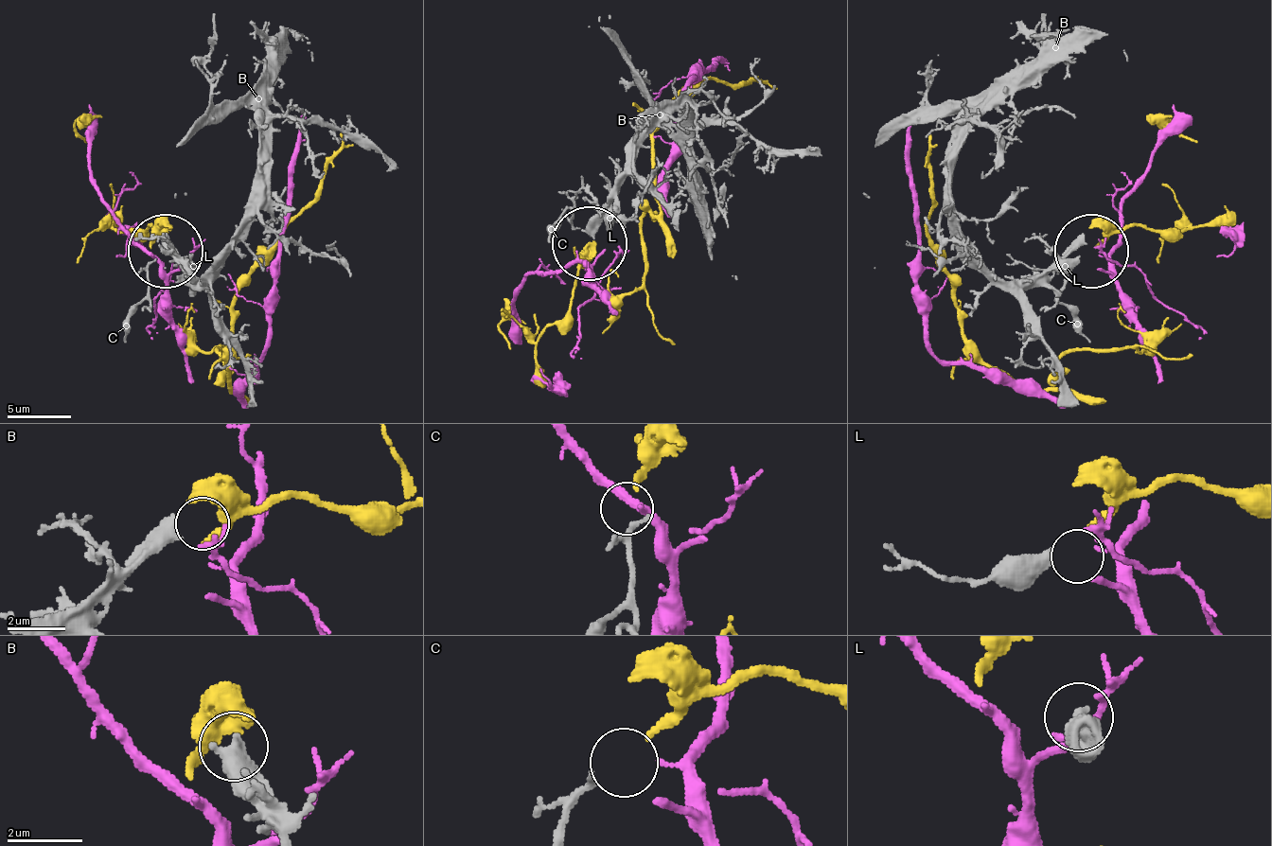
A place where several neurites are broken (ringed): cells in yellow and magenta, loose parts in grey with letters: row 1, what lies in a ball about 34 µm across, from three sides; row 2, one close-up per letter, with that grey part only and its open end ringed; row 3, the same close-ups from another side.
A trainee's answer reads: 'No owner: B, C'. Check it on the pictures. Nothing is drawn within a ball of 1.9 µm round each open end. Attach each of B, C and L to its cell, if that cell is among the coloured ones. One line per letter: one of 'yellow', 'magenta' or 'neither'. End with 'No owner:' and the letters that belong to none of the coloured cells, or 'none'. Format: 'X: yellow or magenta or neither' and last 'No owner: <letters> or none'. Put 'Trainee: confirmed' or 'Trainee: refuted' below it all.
B: neither
C: neither
L: magenta
No owner: B, C
Trainee: confirmed

